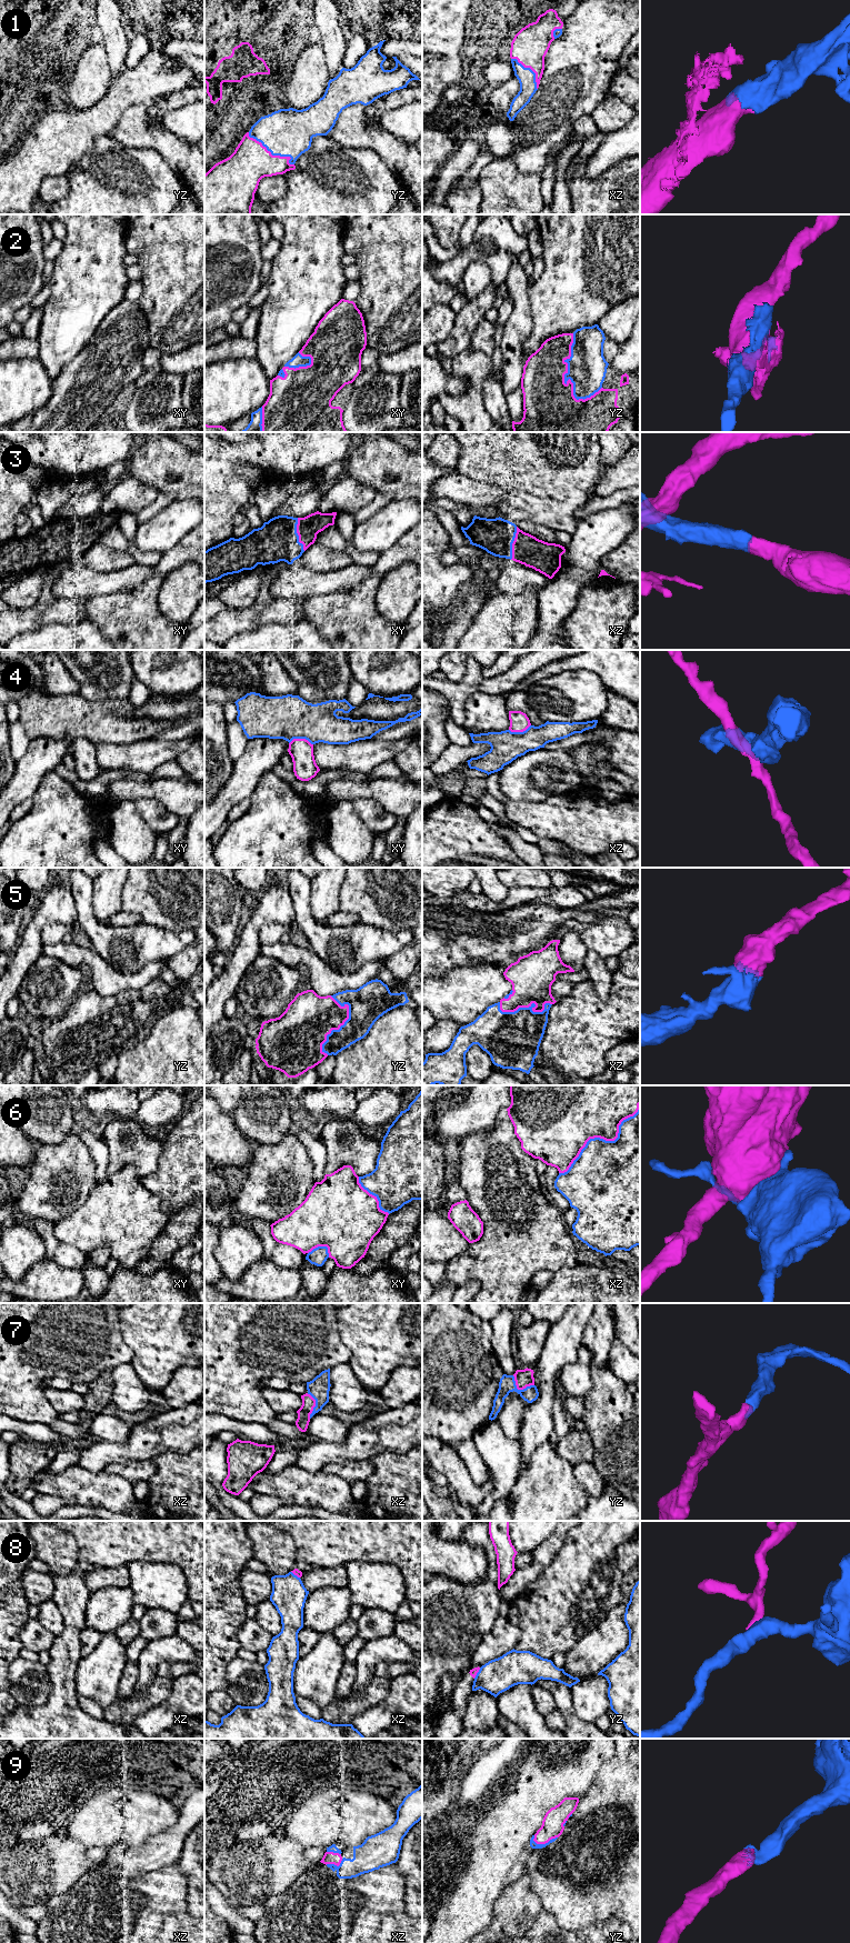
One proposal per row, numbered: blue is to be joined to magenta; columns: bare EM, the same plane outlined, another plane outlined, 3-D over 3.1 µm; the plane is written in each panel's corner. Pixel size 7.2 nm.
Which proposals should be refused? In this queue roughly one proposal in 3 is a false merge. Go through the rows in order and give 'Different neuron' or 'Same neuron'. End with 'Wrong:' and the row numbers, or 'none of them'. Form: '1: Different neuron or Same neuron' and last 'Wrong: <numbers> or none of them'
1: Same neuron
2: Same neuron
3: Same neuron
4: Different neuron
5: Same neuron
6: Different neuron
7: Same neuron
8: Different neuron
9: Same neuron
Wrong: 4, 6, 8

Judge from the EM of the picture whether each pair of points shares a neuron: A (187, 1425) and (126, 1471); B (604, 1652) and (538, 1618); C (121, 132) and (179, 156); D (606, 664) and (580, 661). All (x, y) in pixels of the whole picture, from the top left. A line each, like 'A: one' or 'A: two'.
A: two
B: two
C: one
D: one

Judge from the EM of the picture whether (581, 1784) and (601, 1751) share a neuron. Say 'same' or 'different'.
same

